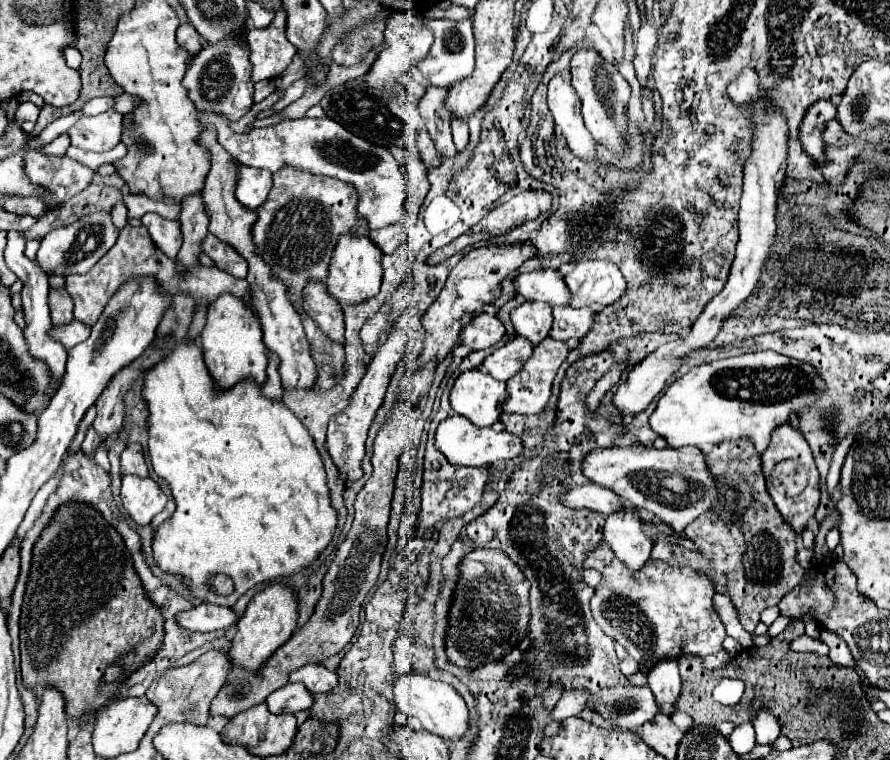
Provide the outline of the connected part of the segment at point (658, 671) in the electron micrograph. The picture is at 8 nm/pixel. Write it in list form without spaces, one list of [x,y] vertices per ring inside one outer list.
[[[665,658],[663,662],[657,662],[649,672],[649,688],[653,690],[659,712],[661,714],[673,714],[675,700],[681,692],[681,676],[679,676],[679,658]]]

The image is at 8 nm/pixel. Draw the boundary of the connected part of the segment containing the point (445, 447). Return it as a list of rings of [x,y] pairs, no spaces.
[[[453,414],[447,420],[443,420],[437,428],[435,434],[435,446],[443,450],[447,460],[451,464],[461,464],[461,466],[477,466],[477,468],[487,468],[493,462],[499,460],[511,460],[517,456],[523,456],[523,442],[511,434],[511,432],[495,432],[493,428],[479,428],[473,422],[467,422],[467,418]]]

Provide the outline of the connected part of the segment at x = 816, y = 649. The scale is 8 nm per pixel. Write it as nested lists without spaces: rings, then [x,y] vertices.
[[[803,634],[790,643],[790,649],[796,652],[813,652],[824,656],[829,654],[829,647],[820,640],[815,640]]]

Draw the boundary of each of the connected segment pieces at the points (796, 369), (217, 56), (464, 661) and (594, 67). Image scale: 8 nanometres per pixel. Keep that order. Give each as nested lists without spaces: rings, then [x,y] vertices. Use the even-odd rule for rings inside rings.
[[[749,352],[727,360],[717,360],[709,364],[701,364],[691,368],[683,378],[675,380],[665,394],[659,398],[655,412],[651,414],[651,428],[667,440],[671,448],[681,446],[697,446],[697,448],[711,448],[723,440],[735,438],[749,438],[759,454],[771,442],[771,434],[777,426],[791,424],[793,416],[799,416],[801,410],[813,406],[817,398],[825,394],[825,382],[815,374],[815,368],[809,362],[795,362],[795,358],[787,358],[779,352]]]
[[[227,40],[223,44],[205,44],[193,58],[183,78],[183,88],[199,112],[223,114],[227,120],[239,120],[253,106],[253,82],[251,82],[249,48],[243,42]]]
[[[473,550],[461,564],[461,580],[457,584],[457,596],[451,610],[451,624],[447,630],[447,656],[461,668],[479,668],[501,656],[507,642],[515,642],[519,632],[527,630],[529,618],[529,582],[515,562],[511,562],[499,550]]]
[[[577,50],[571,58],[571,76],[573,88],[583,104],[583,120],[587,130],[593,134],[595,142],[605,146],[615,156],[629,154],[629,122],[627,122],[627,106],[631,98],[631,86],[617,72],[617,68],[599,56],[595,50]]]

